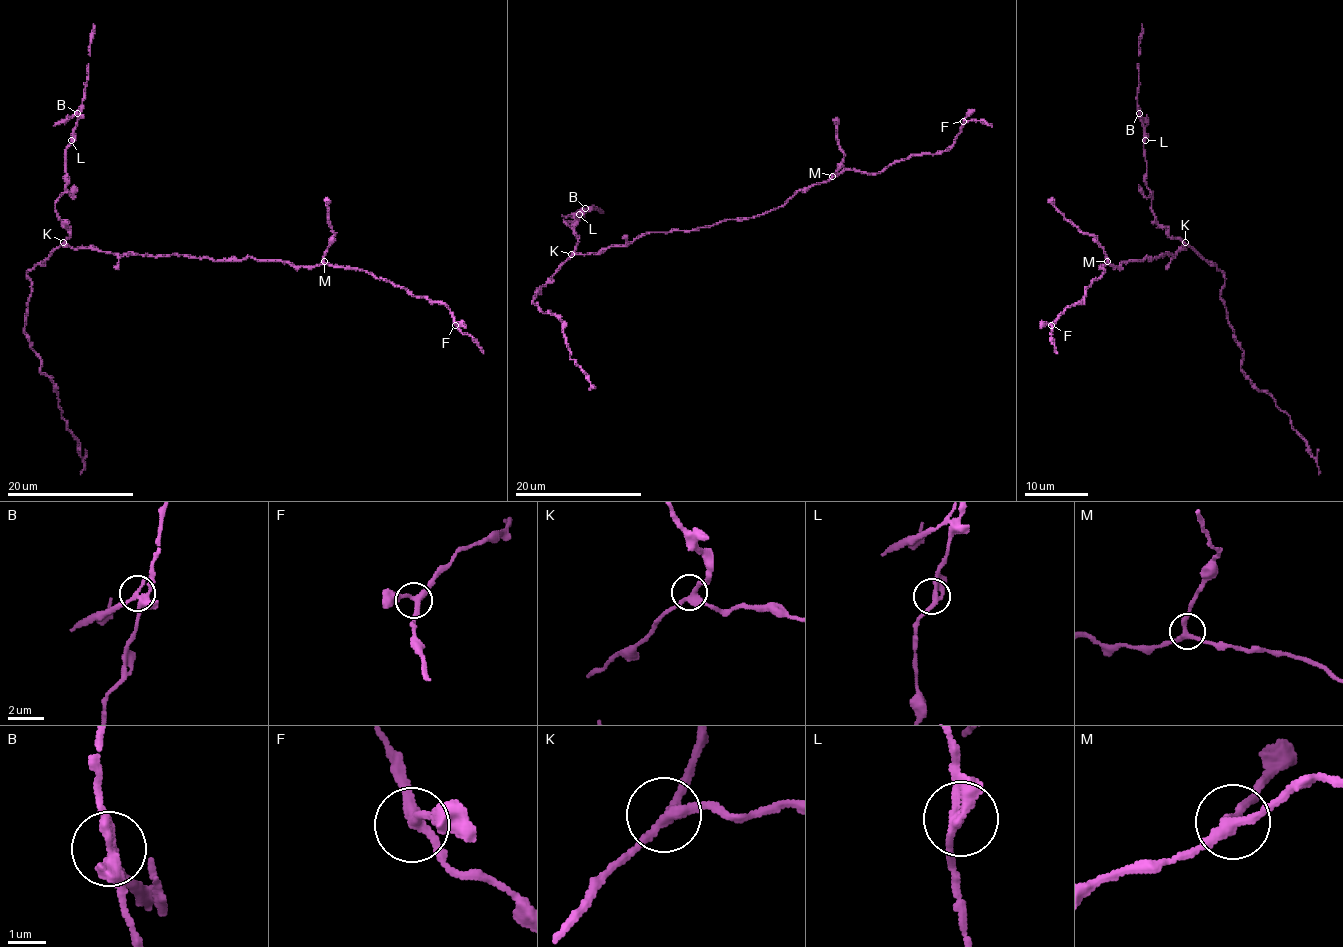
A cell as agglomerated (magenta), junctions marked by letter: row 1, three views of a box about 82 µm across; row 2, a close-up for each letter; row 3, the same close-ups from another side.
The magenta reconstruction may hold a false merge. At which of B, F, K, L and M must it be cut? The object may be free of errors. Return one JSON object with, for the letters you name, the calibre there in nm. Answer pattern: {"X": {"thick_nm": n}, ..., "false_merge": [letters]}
{"B": {"thick_nm": 300}, "false_merge": ["B"]}

